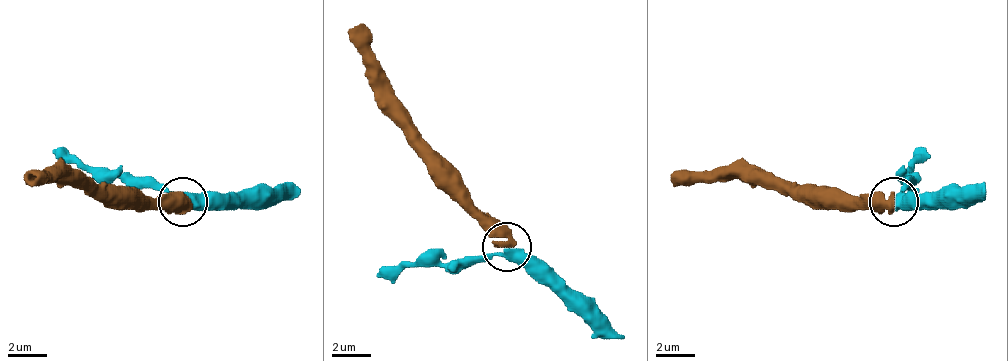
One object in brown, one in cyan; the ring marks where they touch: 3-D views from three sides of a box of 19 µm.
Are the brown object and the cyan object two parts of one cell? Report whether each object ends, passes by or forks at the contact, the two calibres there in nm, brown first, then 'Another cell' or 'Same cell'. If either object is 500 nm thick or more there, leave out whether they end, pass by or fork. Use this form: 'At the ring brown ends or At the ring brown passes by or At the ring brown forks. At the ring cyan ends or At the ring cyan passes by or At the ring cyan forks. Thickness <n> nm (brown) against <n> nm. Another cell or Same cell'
Thickness 650 nm (brown) against 440 nm. Same cell

